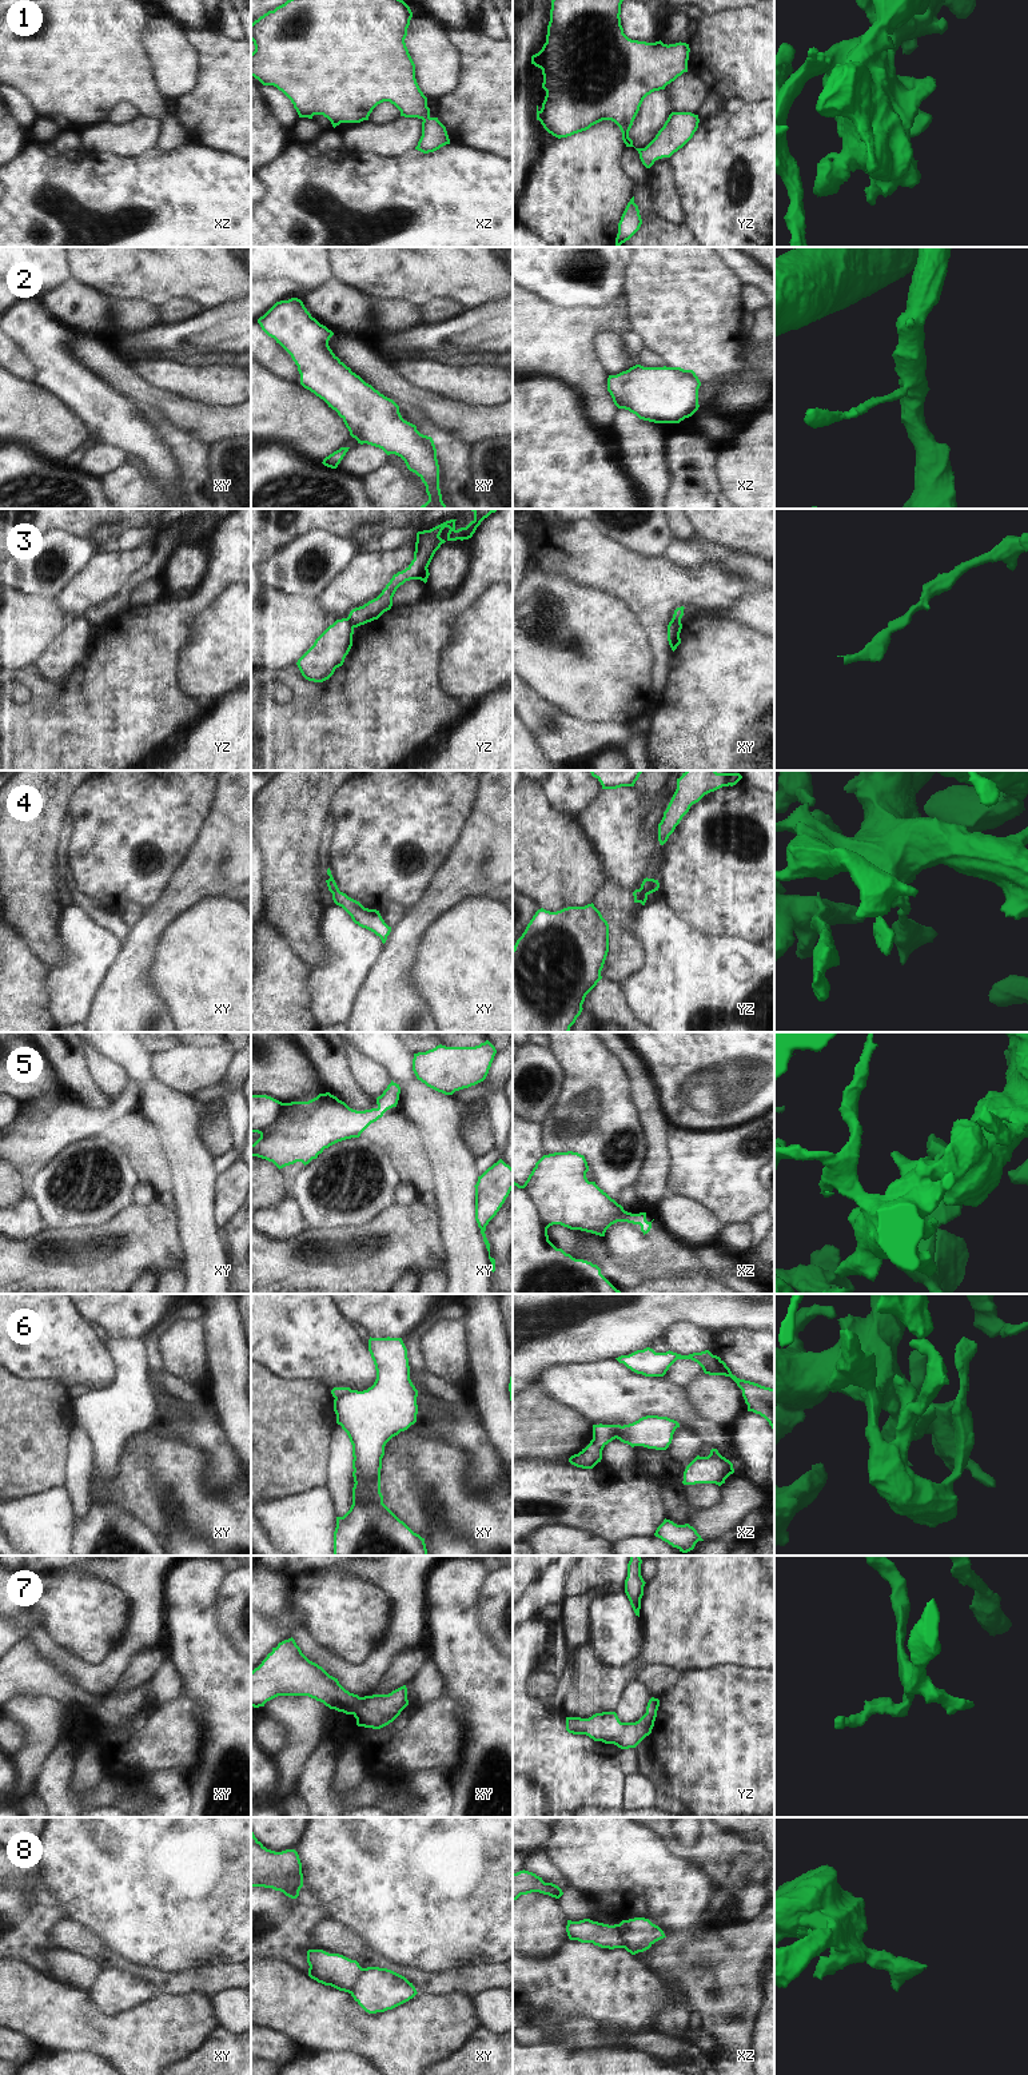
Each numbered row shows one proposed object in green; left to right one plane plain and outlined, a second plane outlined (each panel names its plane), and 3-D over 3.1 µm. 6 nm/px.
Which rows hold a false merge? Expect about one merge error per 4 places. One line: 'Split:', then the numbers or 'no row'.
Split: 3, 6, 8

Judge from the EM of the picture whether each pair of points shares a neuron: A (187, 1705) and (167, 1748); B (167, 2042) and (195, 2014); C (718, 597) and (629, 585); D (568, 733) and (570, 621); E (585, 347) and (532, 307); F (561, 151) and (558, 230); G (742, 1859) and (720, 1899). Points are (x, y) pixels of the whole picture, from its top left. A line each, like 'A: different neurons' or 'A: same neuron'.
A: same neuron
B: same neuron
C: same neuron
D: different neurons
E: same neuron
F: same neuron
G: different neurons

